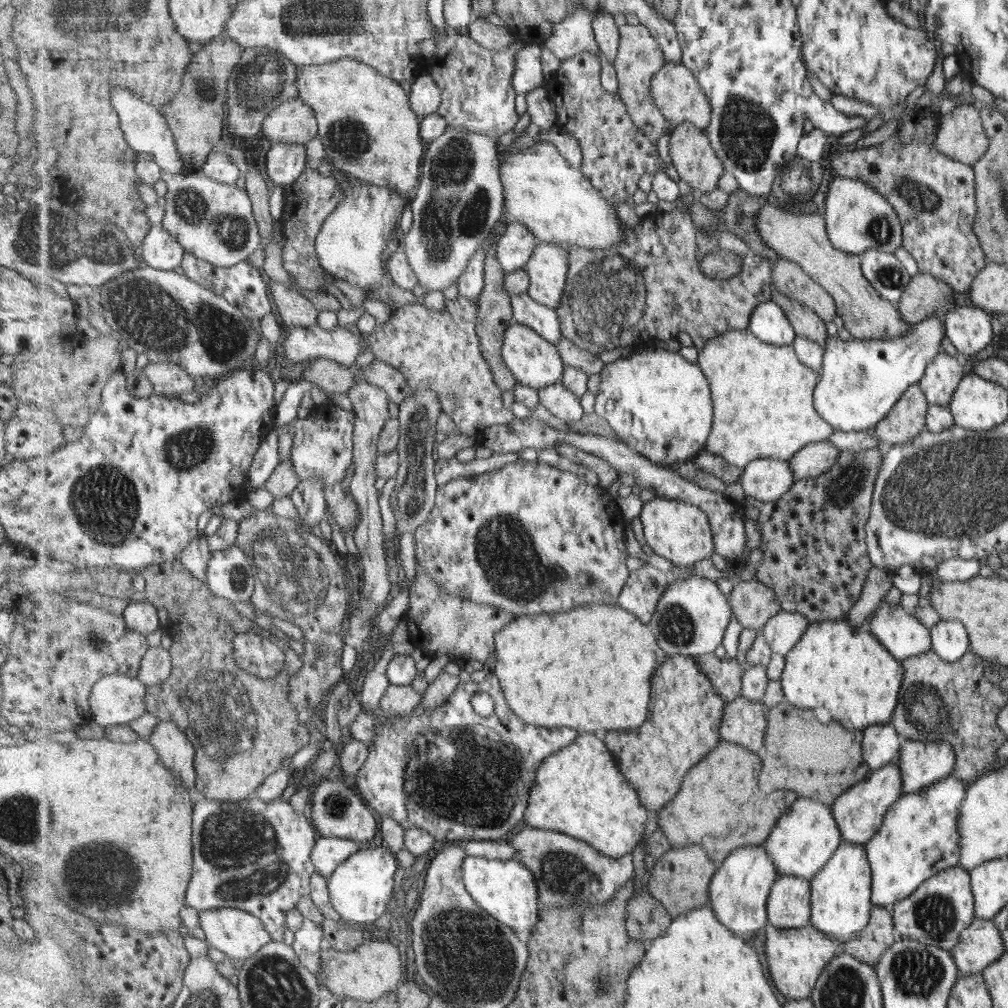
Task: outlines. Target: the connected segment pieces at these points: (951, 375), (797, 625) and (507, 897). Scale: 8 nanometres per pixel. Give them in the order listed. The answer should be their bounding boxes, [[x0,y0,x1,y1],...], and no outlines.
[[918,352,965,408],[761,612,810,656],[462,856,542,937]]

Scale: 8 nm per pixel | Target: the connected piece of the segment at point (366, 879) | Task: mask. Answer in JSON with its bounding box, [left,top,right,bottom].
[328,848,399,928]

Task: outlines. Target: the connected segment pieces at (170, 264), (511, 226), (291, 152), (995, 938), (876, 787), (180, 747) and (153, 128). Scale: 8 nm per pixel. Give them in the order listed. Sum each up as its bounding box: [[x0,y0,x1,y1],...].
[[139,224,187,271],[497,220,539,273],[266,143,307,185],[949,918,1003,976],[831,755,902,845],[148,720,196,793],[112,86,184,174]]

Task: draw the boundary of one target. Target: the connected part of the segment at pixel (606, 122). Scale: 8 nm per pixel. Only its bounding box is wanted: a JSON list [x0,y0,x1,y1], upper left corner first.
[557,50,664,203]

